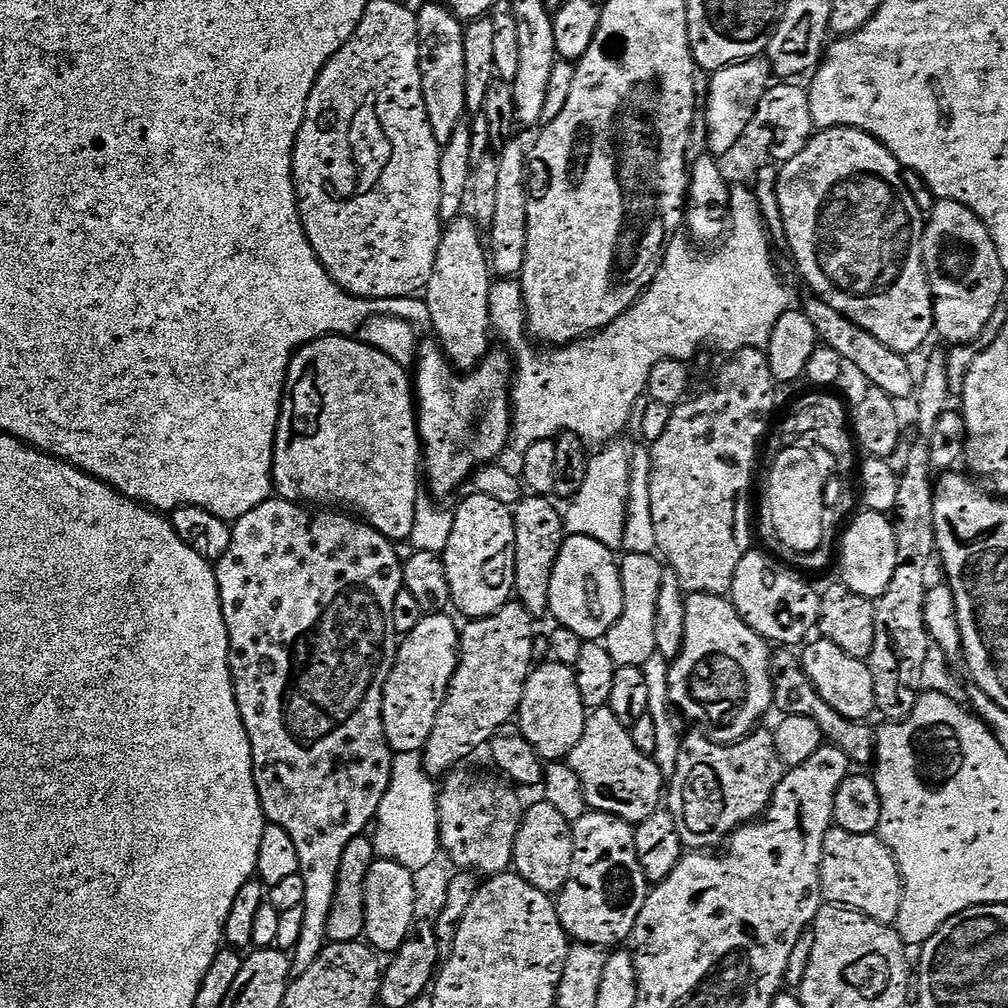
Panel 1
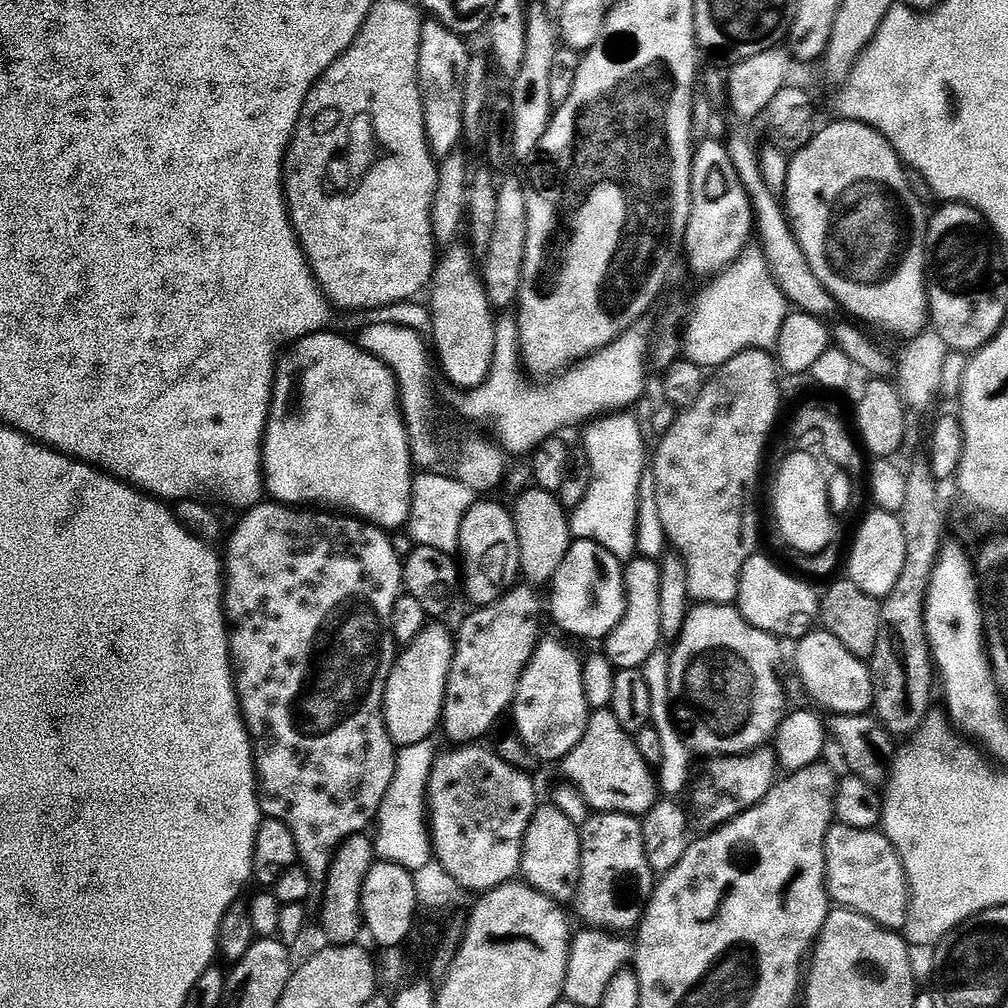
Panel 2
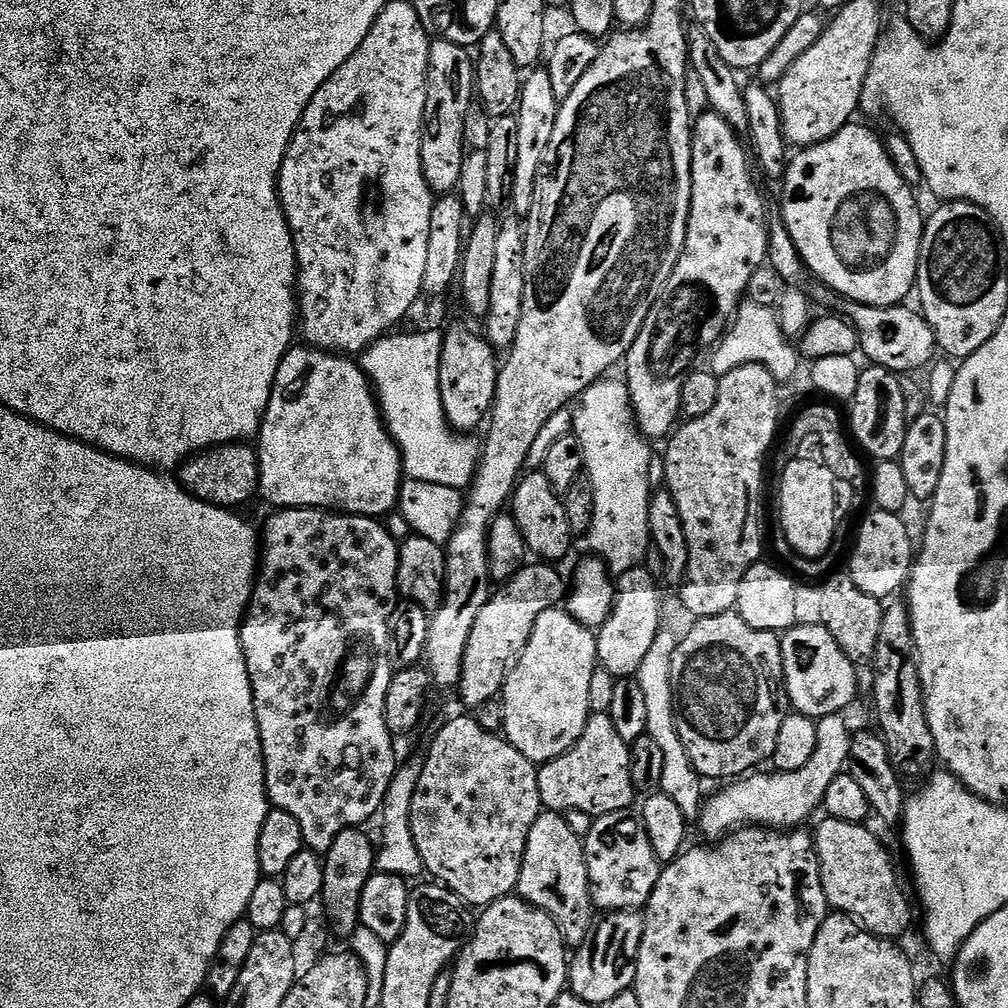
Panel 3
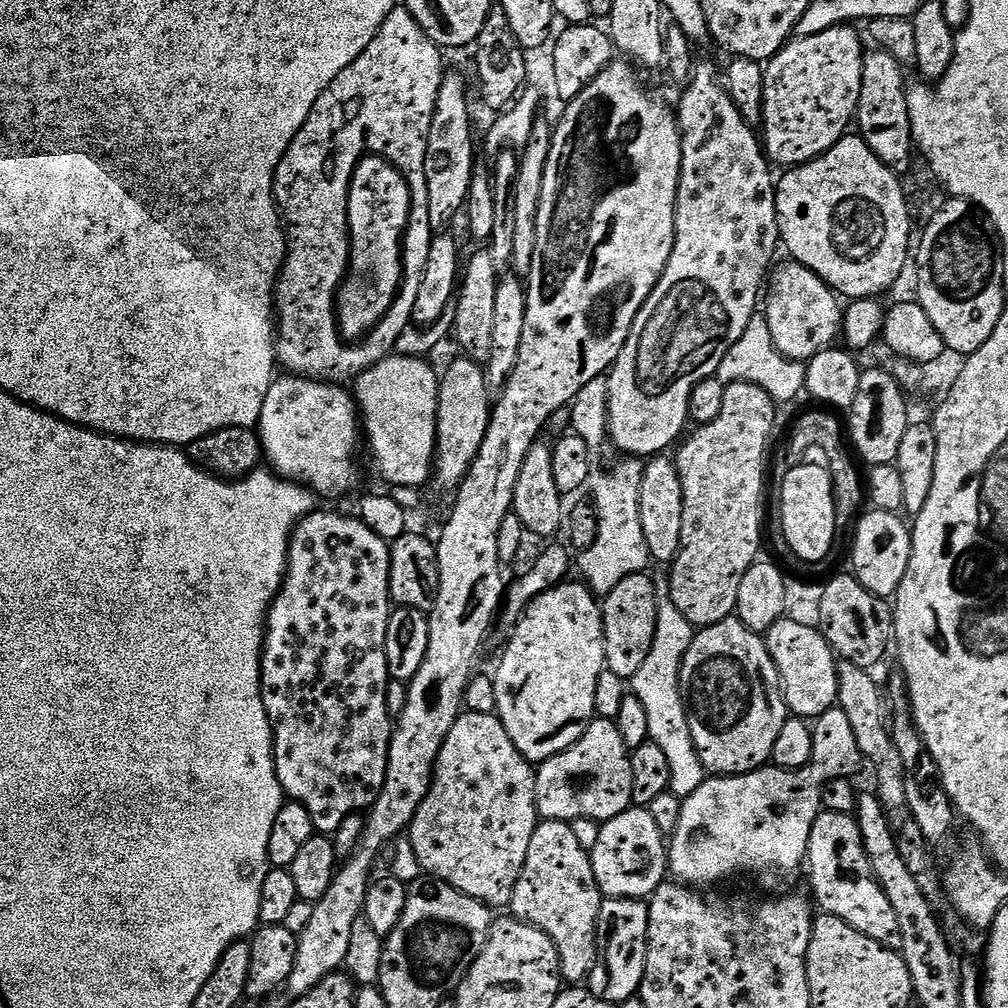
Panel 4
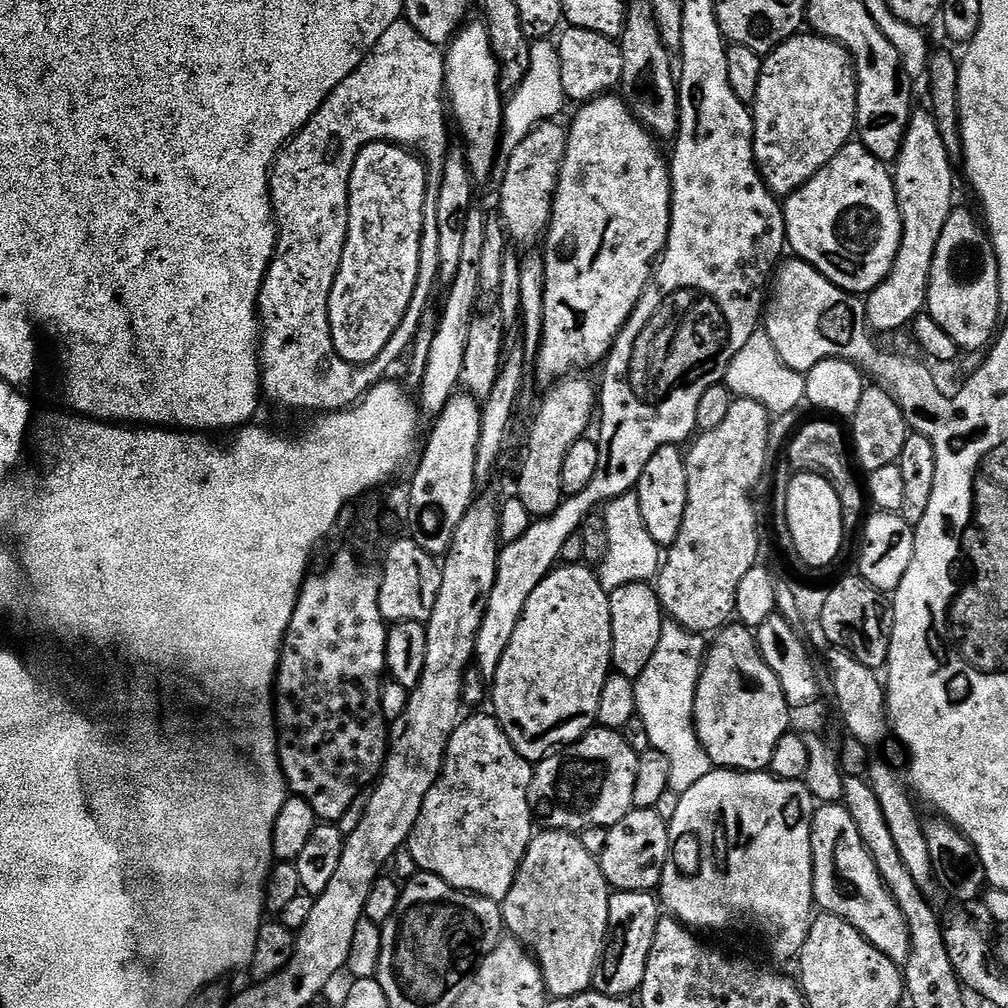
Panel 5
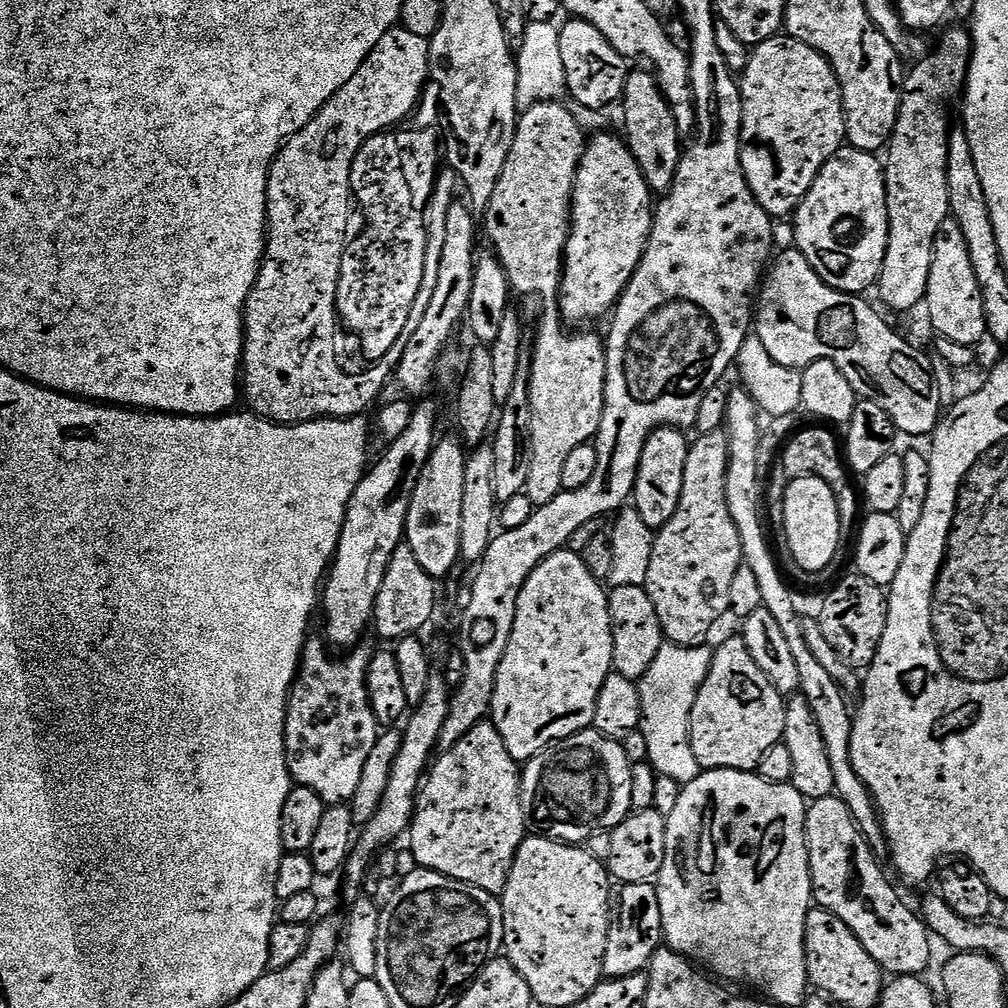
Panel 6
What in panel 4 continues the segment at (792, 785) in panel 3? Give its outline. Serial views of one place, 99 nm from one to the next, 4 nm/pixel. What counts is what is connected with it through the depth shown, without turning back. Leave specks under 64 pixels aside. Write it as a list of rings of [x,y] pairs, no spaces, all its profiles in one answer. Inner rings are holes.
[[[834,706],[830,710],[826,710],[814,720],[814,754],[812,761],[805,768],[778,768],[775,766],[765,766],[756,769],[754,772],[747,772],[744,776],[717,776],[715,778],[705,779],[702,786],[698,786],[698,790],[694,790],[694,794],[683,797],[682,800],[682,818],[678,818],[678,826],[670,834],[670,843],[667,845],[668,850],[668,866],[671,875],[675,877],[679,883],[689,886],[704,886],[700,884],[716,884],[719,880],[728,880],[731,876],[740,876],[745,872],[748,876],[760,876],[760,880],[766,887],[772,888],[779,880],[784,880],[787,876],[792,876],[796,871],[801,871],[802,865],[805,863],[808,855],[808,843],[810,842],[810,830],[814,826],[814,822],[818,819],[822,811],[822,790],[824,786],[831,780],[846,780],[856,778],[860,772],[860,767],[865,767],[866,761],[862,750],[858,750],[858,738],[854,738],[854,730],[850,727],[850,721],[846,718],[846,714],[840,707]]]

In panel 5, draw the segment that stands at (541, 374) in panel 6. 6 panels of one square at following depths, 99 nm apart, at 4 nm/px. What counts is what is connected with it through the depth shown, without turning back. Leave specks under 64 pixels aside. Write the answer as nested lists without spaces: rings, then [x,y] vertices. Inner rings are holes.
[[[549,122],[537,126],[529,136],[522,138],[522,142],[518,142],[514,151],[507,153],[508,164],[503,165],[504,178],[498,184],[498,188],[500,188],[498,215],[504,222],[505,232],[513,241],[517,240],[520,244],[532,244],[537,239],[537,243],[547,233],[548,223],[552,217],[552,200],[556,197],[556,187],[567,145],[568,133],[565,125],[560,125],[560,122]],[[580,374],[557,379],[547,389],[544,401],[532,420],[532,429],[528,432],[528,449],[524,452],[524,461],[520,464],[520,477],[516,480],[515,495],[530,510],[534,518],[549,516],[558,510],[566,497],[562,490],[562,461],[566,450],[574,442],[585,439],[588,423],[593,423],[598,408],[598,392],[588,380]]]

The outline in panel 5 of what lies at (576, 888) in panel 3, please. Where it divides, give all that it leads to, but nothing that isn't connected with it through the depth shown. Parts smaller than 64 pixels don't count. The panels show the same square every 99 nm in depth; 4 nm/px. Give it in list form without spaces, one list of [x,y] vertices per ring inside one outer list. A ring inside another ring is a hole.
[[[540,830],[528,843],[524,861],[516,872],[514,886],[502,901],[504,927],[536,958],[542,970],[549,997],[577,996],[592,988],[596,968],[604,955],[610,914],[610,885],[602,874],[600,861],[586,851],[579,835]]]

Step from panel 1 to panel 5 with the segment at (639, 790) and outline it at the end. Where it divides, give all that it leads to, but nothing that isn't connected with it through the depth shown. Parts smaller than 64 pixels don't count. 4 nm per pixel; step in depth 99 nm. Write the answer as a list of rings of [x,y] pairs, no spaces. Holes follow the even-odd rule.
[[[593,726],[581,740],[553,751],[535,765],[528,791],[533,817],[545,829],[579,834],[585,828],[613,828],[632,811],[634,782],[638,778],[638,753],[630,748],[619,731]]]

